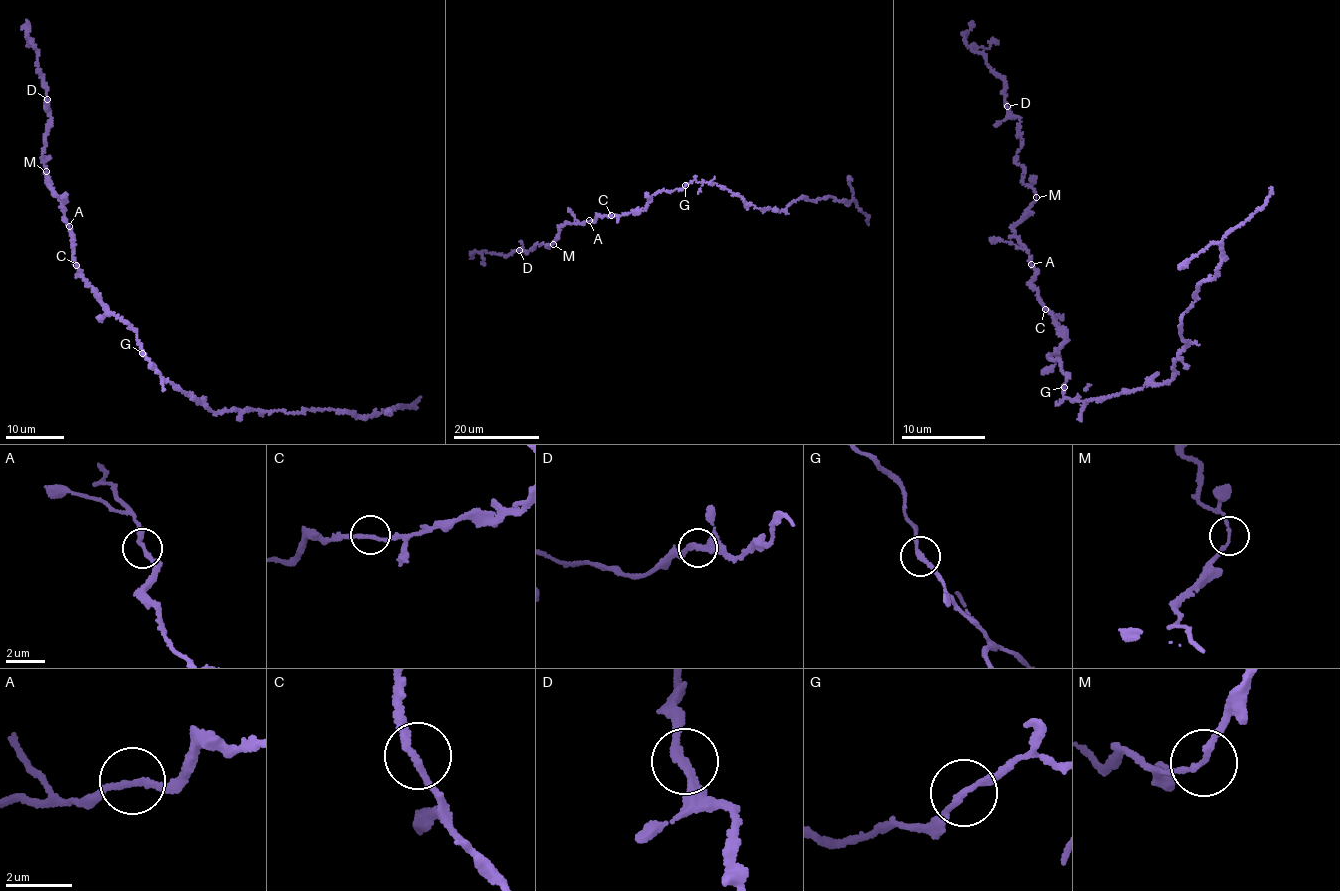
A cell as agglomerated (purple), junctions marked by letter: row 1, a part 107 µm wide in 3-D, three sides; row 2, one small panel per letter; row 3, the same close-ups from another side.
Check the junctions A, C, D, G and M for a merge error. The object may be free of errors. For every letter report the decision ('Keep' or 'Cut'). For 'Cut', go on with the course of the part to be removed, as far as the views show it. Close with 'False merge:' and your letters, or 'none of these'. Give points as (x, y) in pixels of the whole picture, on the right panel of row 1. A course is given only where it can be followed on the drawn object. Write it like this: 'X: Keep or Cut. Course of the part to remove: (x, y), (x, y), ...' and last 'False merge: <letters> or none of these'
A: Keep
C: Keep
D: Keep
G: Keep
M: Keep
False merge: none of these

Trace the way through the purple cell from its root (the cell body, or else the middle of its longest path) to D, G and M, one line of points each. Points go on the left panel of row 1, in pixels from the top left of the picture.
D: (137, 337), (132, 328), (101, 304), (74, 259), (73, 237), (45, 173), (42, 151), (49, 122), (46, 99)
G: (137, 337), (141, 353)
M: (137, 337), (132, 328), (101, 304), (96, 291), (85, 281), (74, 259), (73, 237), (64, 210), (45, 171)

